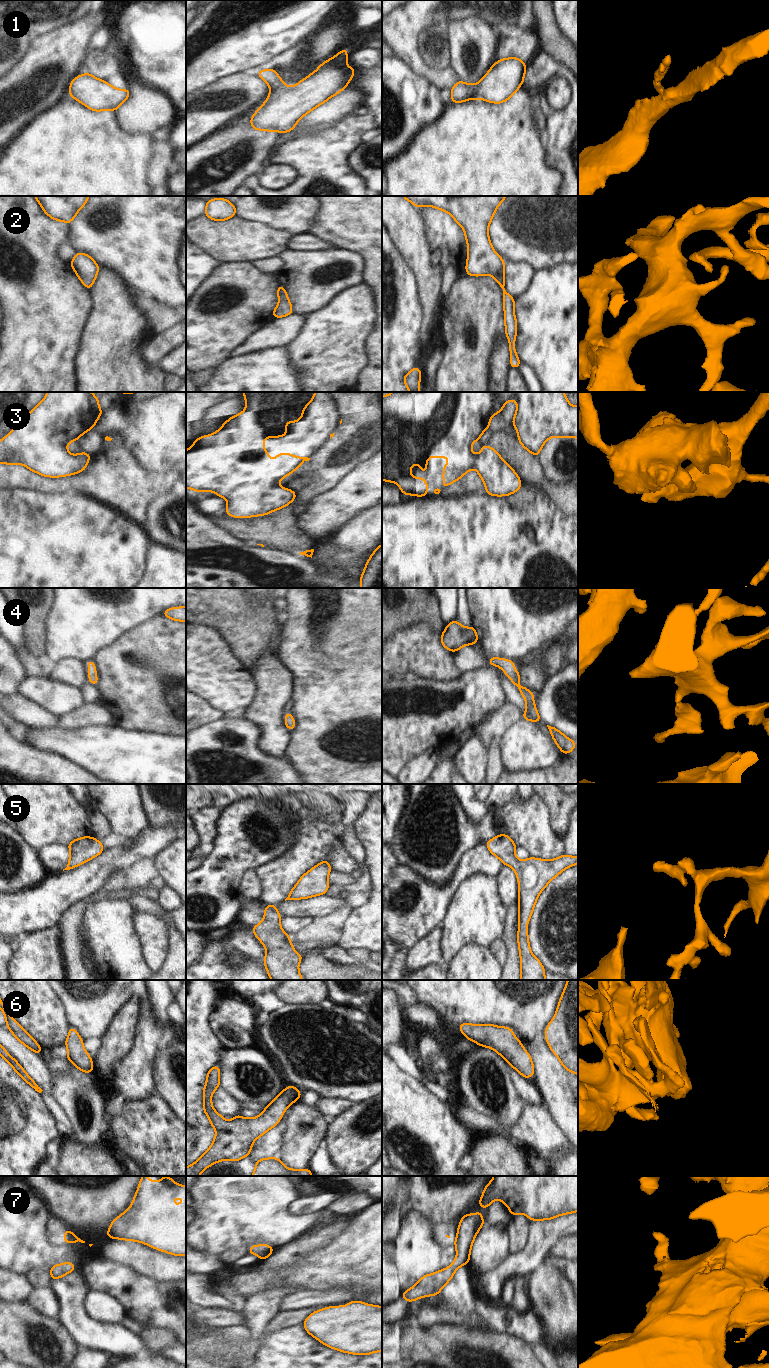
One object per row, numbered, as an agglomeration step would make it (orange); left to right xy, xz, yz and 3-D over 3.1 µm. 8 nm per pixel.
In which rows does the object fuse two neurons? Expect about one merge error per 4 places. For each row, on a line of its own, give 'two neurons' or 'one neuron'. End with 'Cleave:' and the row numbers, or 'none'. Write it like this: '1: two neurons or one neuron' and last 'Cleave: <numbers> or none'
1: one neuron
2: one neuron
3: one neuron
4: one neuron
5: one neuron
6: one neuron
7: one neuron
Cleave: none

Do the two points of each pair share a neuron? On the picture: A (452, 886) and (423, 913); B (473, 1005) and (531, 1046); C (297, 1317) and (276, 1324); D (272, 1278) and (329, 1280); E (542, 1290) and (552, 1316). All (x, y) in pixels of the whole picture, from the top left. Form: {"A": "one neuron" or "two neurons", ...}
{"A": "one neuron", "B": "one neuron", "C": "one neuron", "D": "one neuron", "E": "one neuron"}

